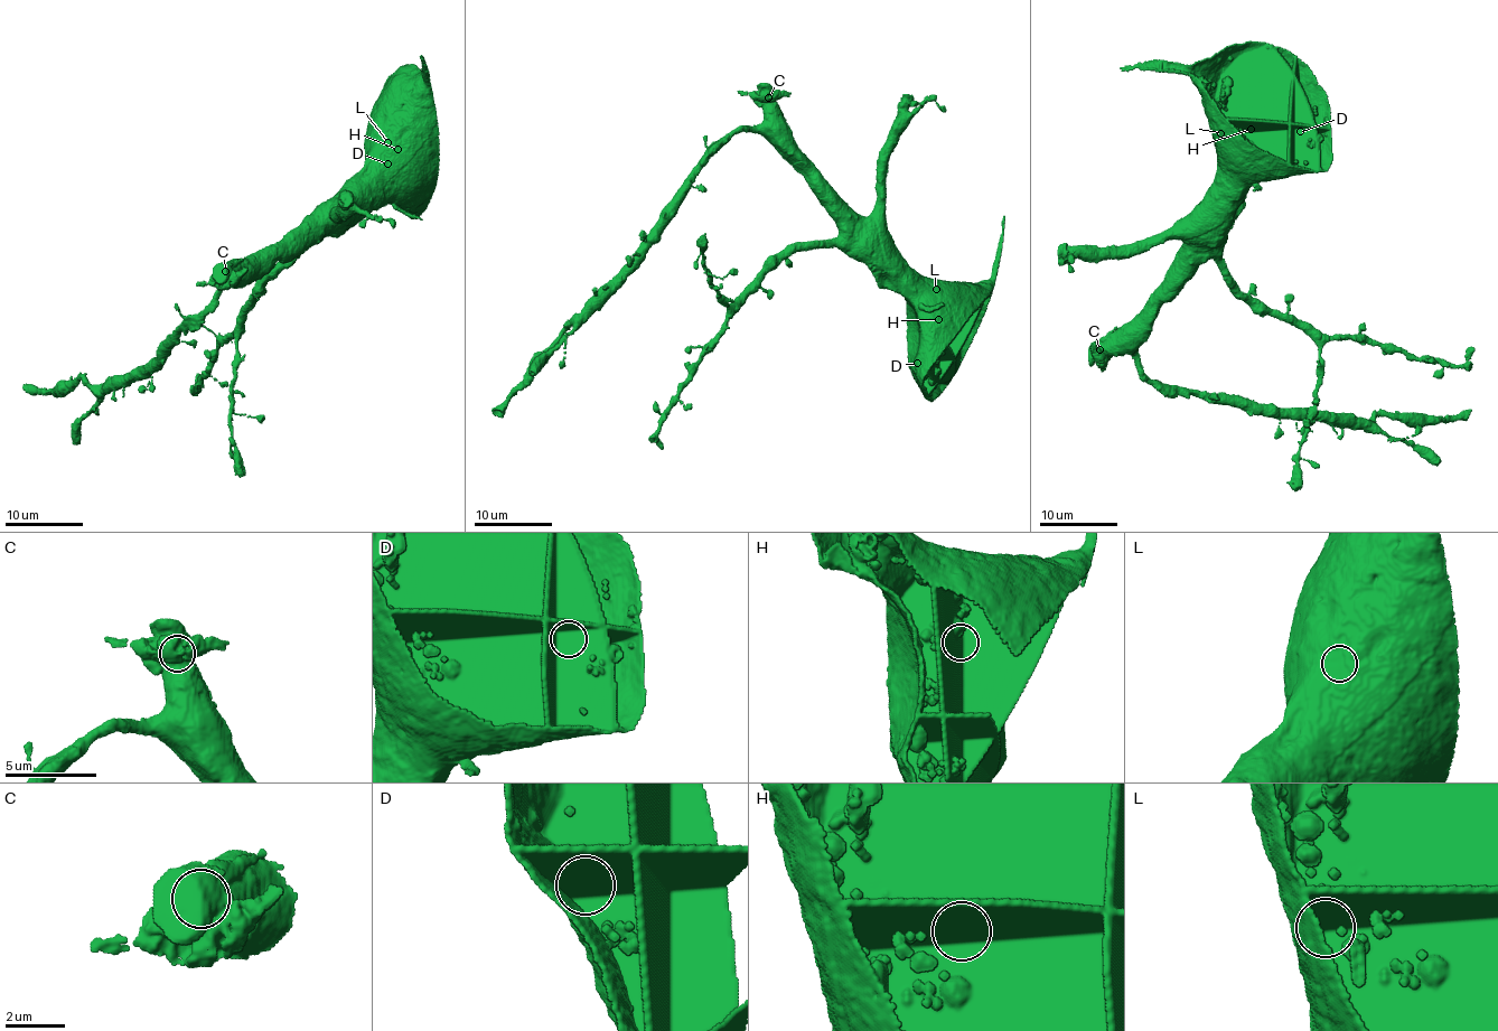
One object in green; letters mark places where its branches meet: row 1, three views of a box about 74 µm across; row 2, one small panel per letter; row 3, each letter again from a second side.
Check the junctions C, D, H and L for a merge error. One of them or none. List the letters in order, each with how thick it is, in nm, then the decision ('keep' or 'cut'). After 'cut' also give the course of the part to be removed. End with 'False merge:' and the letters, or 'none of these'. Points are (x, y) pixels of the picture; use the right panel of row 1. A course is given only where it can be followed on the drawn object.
C: 1150 nm thick; cut; foreign part runs (1101, 349), (1102, 372)
D: 1150 nm thick; keep
H: 1150 nm thick; keep
L: 1150 nm thick; keep
False merge: C

